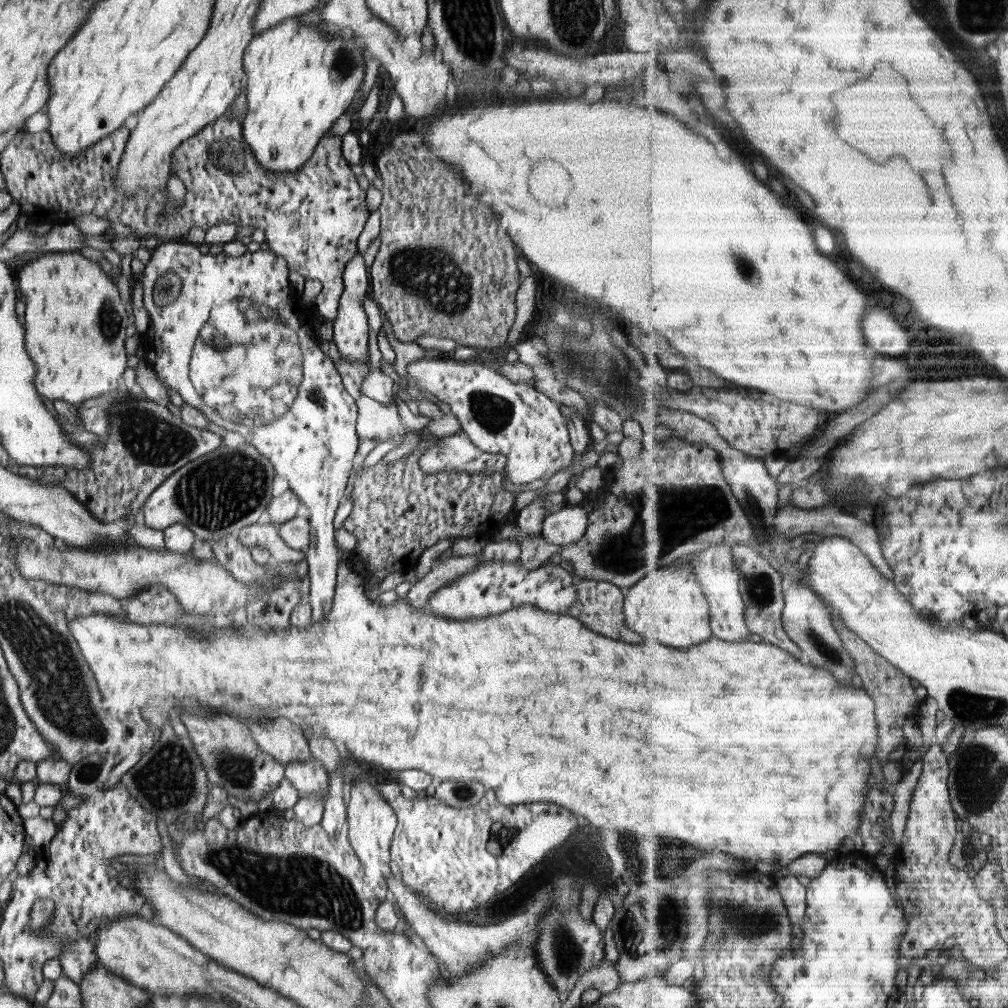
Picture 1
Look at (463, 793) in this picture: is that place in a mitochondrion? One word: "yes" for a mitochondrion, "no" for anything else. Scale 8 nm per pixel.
yes

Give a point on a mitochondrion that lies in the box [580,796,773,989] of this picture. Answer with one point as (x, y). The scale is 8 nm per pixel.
(625, 937)

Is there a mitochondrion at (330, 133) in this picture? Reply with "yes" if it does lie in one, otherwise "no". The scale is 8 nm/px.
no

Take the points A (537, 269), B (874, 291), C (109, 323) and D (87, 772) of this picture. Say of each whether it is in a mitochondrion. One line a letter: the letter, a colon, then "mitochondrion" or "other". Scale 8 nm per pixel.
A: other
B: other
C: mitochondrion
D: mitochondrion

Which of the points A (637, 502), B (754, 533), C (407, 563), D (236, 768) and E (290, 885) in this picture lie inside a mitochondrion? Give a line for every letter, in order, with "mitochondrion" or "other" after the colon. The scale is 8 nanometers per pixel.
A: other
B: mitochondrion
C: other
D: mitochondrion
E: mitochondrion

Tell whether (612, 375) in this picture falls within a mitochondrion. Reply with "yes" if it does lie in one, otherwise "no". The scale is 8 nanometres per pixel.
yes

